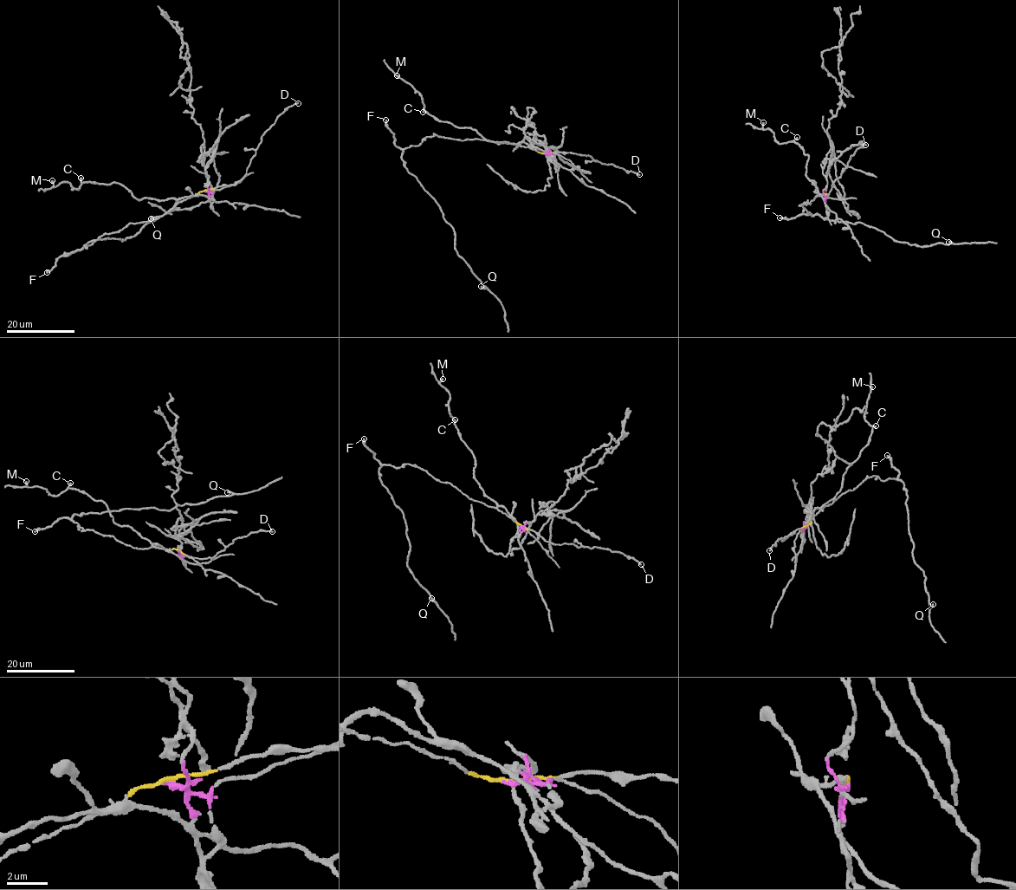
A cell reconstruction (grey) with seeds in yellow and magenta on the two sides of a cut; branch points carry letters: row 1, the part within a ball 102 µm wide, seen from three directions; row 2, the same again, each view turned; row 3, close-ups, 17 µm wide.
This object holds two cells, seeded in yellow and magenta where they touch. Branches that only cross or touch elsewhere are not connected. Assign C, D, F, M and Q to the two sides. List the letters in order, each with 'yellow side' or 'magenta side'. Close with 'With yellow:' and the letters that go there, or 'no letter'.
C: magenta side
D: yellow side
F: yellow side
M: magenta side
Q: yellow side
With yellow: D, F, Q

